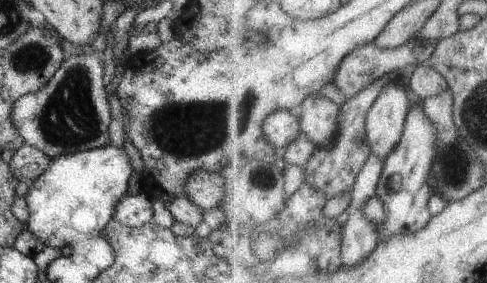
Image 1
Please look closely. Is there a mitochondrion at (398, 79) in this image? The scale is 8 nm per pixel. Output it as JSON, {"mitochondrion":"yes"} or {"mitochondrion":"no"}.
{"mitochondrion":"no"}

